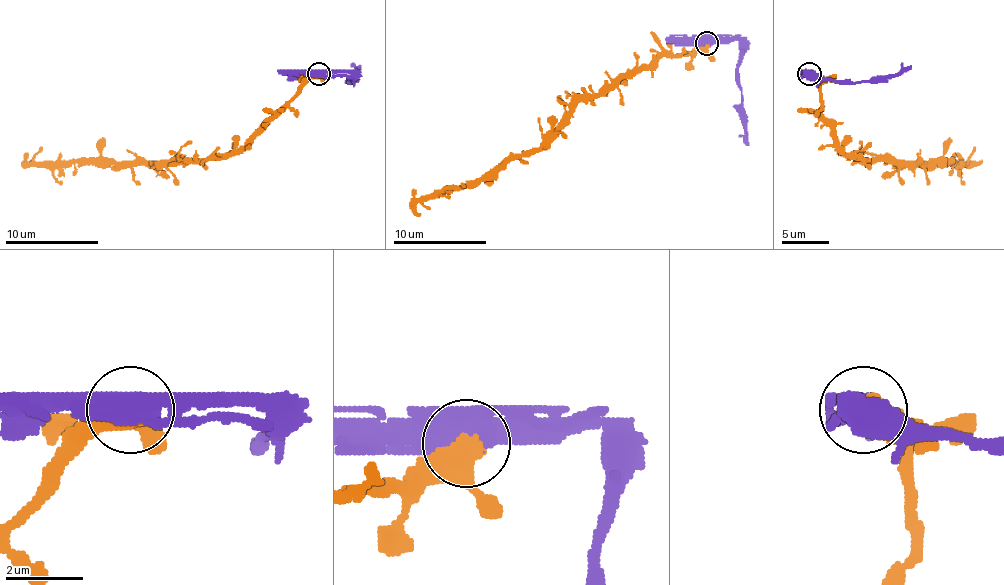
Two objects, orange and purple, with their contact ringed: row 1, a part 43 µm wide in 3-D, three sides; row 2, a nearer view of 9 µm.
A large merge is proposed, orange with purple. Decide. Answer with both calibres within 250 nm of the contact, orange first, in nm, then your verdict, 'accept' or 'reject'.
calibres 480 and 850 nm; reject

